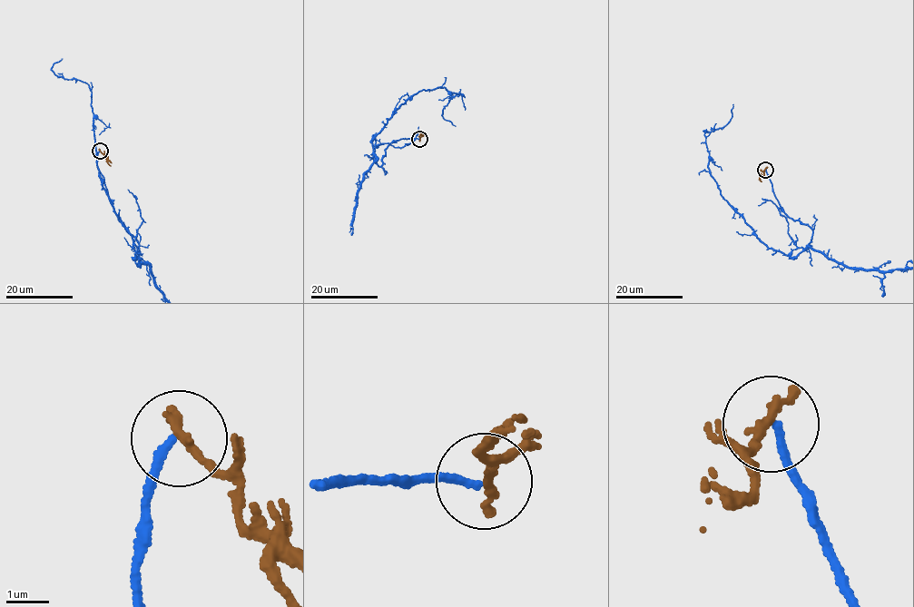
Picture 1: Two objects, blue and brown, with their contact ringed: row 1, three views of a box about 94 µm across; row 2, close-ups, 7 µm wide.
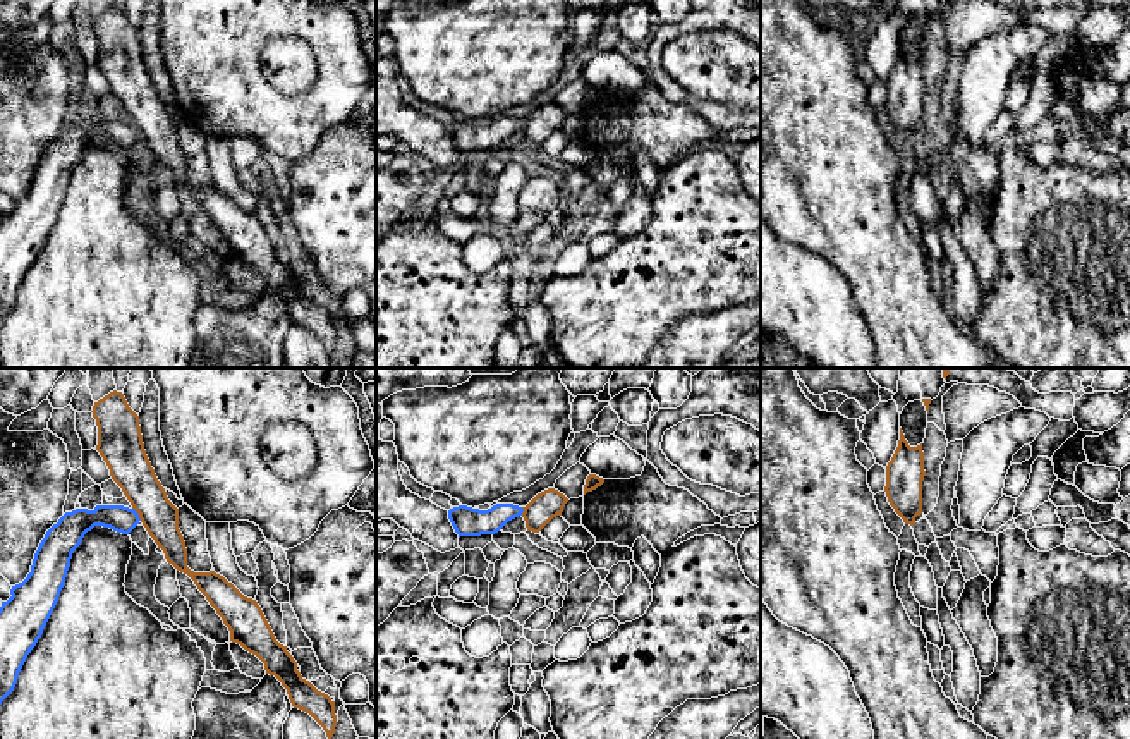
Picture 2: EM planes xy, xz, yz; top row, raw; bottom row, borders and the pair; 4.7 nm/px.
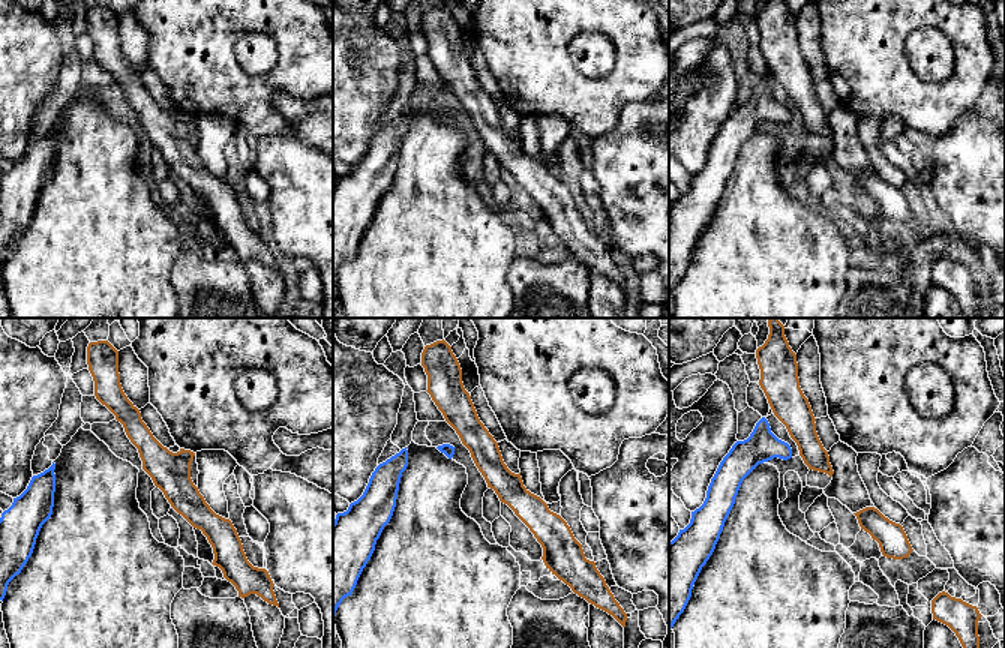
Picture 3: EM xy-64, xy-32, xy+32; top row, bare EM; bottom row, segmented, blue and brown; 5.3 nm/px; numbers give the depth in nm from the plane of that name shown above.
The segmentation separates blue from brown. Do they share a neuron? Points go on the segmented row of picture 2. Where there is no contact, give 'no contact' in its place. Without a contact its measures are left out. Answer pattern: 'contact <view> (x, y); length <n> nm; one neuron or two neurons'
contact xy (138, 514); length 80 nm; two neurons

